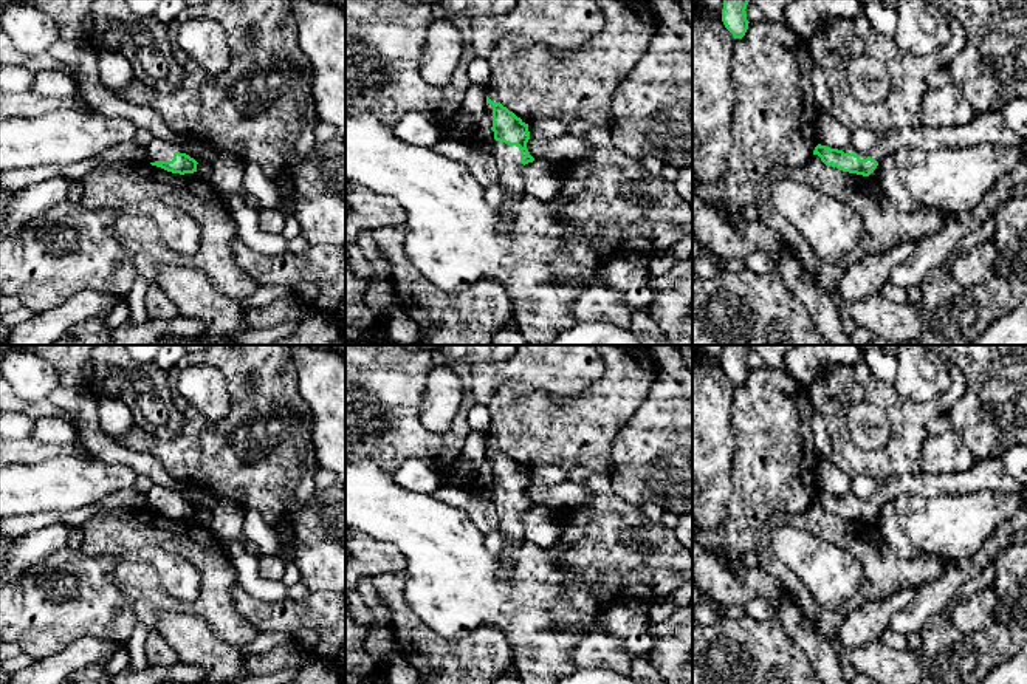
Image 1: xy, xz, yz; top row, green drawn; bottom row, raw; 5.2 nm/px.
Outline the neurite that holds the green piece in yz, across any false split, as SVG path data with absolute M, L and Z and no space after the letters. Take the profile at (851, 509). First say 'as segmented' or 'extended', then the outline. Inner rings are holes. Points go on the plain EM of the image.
extended | M999 457L976 463L971 469L948 475L897 475L878 483L878 491L869 500L858 498L852 491L843 497L818 491L813 501L818 501L826 512L843 518L869 523L883 503L897 501L902 495L936 497L945 494L973 494L976 491L993 492L1027 492L1008 470Z

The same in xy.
extended | M153 484L146 497L147 508L152 512L180 522L197 518L198 509L189 501L186 501L175 491L166 489L160 484Z

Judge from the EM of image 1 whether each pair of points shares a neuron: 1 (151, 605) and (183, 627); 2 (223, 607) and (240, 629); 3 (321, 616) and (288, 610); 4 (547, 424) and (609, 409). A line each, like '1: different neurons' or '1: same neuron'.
1: different neurons
2: same neuron
3: same neuron
4: same neuron

